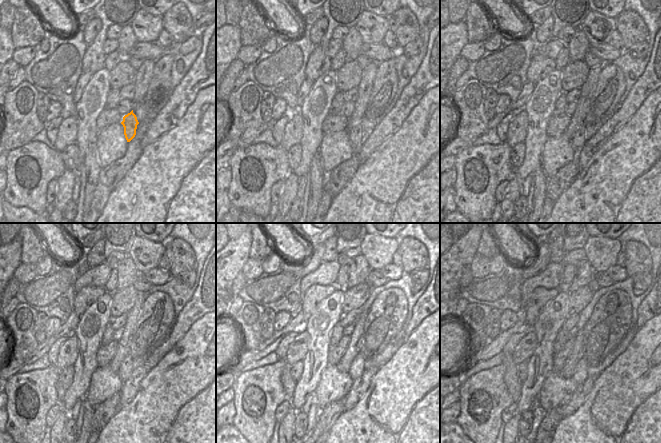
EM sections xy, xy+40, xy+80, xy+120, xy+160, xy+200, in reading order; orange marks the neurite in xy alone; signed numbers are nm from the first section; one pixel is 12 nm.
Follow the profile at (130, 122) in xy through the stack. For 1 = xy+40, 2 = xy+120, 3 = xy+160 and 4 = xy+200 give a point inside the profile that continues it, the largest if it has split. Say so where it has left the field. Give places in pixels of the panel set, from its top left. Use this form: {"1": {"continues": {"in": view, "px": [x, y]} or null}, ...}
{"1": {"continues": {"in": "xy+40", "px": [355, 134]}}, "2": {"continues": {"in": "xy+120", "px": [126, 368]}}, "3": {"continues": {"in": "xy+160", "px": [356, 370]}}, "4": {"continues": {"in": "xy+200", "px": [580, 374]}}}

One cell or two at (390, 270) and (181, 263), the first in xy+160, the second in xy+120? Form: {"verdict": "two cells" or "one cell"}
{"verdict": "two cells"}

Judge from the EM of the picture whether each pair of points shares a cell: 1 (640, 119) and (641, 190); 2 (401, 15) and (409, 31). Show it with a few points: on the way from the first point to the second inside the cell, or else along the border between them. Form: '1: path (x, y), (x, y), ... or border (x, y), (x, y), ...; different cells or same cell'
1: path (638, 141), (638, 173), (630, 184); same cell
2: path (401, 20), (399, 24), (404, 26); same cell

